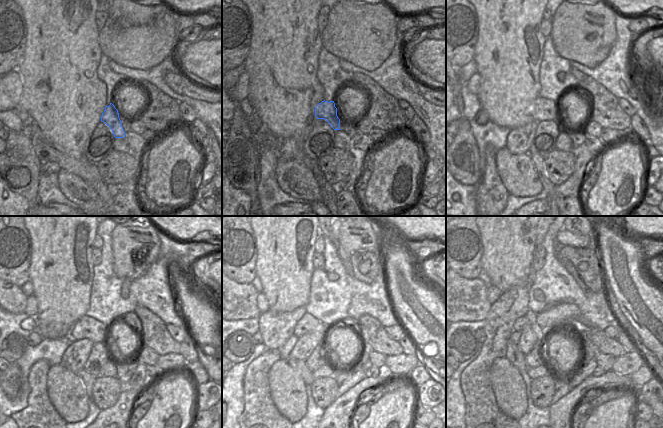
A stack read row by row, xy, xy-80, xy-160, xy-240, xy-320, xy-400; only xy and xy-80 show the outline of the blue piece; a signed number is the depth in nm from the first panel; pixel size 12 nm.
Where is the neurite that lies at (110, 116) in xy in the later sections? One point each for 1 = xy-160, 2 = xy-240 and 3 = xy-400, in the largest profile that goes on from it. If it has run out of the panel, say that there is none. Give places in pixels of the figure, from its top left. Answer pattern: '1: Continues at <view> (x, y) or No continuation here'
1: Continues at xy-160 (541, 109)
2: Continues at xy-240 (86, 327)
3: Continues at xy-400 (519, 323)

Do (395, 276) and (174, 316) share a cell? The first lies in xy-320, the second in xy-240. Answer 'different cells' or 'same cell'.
different cells

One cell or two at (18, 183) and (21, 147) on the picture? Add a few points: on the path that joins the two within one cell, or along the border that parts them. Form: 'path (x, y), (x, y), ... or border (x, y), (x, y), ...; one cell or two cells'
path (19, 174), (19, 156); one cell

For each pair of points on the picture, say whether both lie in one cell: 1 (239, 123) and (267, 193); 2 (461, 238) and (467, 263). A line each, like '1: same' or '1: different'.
1: different
2: same

